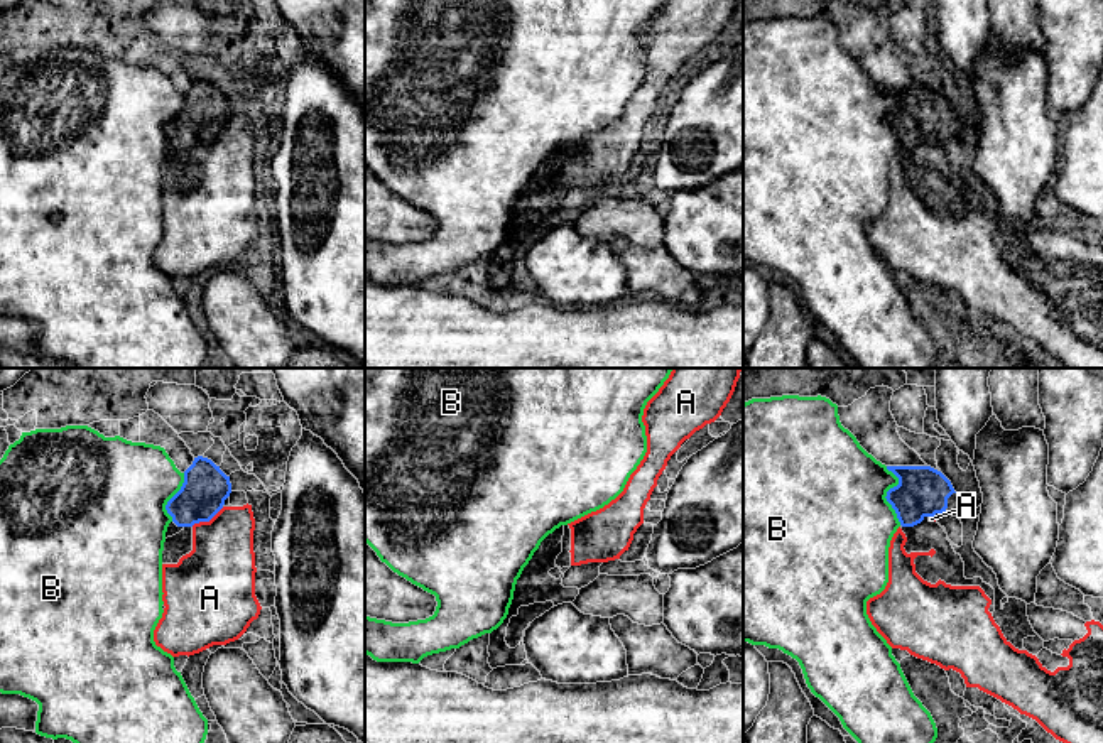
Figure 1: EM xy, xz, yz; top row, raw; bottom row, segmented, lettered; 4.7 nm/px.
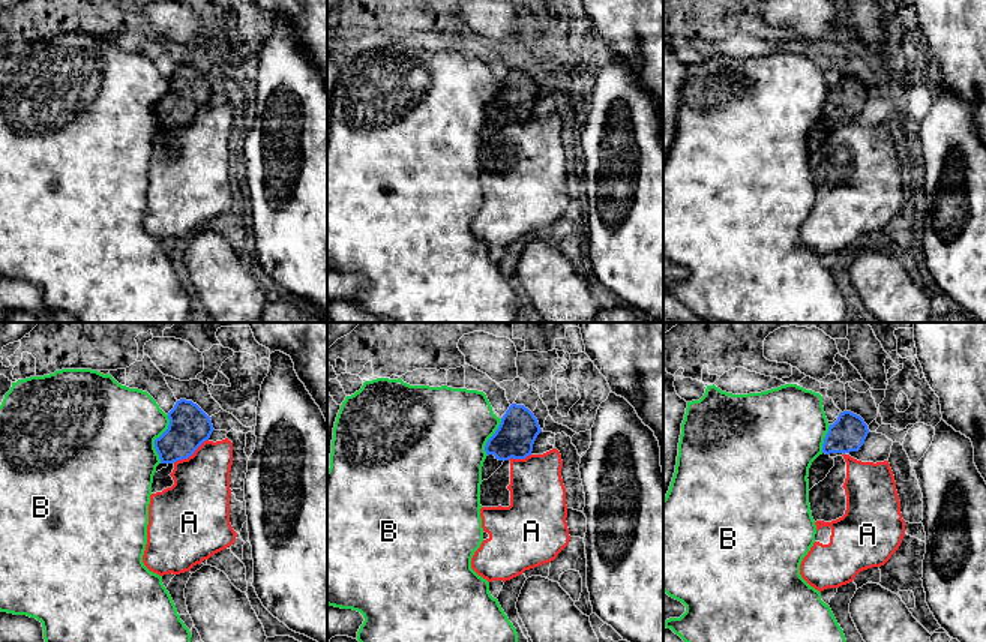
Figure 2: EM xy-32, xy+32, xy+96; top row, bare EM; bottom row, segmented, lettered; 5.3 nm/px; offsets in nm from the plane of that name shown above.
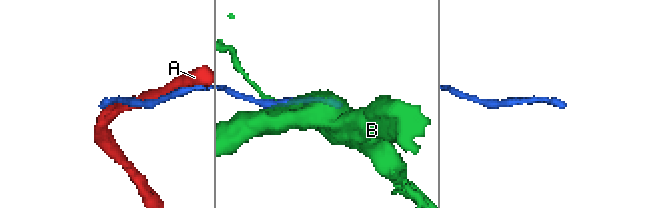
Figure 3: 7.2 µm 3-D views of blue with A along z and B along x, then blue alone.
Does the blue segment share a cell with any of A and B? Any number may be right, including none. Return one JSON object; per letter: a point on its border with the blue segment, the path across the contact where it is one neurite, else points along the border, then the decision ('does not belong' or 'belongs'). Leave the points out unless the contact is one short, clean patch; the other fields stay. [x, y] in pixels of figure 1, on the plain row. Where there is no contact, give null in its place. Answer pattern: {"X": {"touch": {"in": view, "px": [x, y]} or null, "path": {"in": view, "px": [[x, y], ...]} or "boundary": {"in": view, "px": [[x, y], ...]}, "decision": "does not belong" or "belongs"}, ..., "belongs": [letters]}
{"A": {"touch": {"in": "xy", "px": [206, 142]}, "decision": "does not belong"}, "B": {"touch": {"in": "yz", "px": [887, 117]}, "decision": "does not belong"}, "belongs": []}

